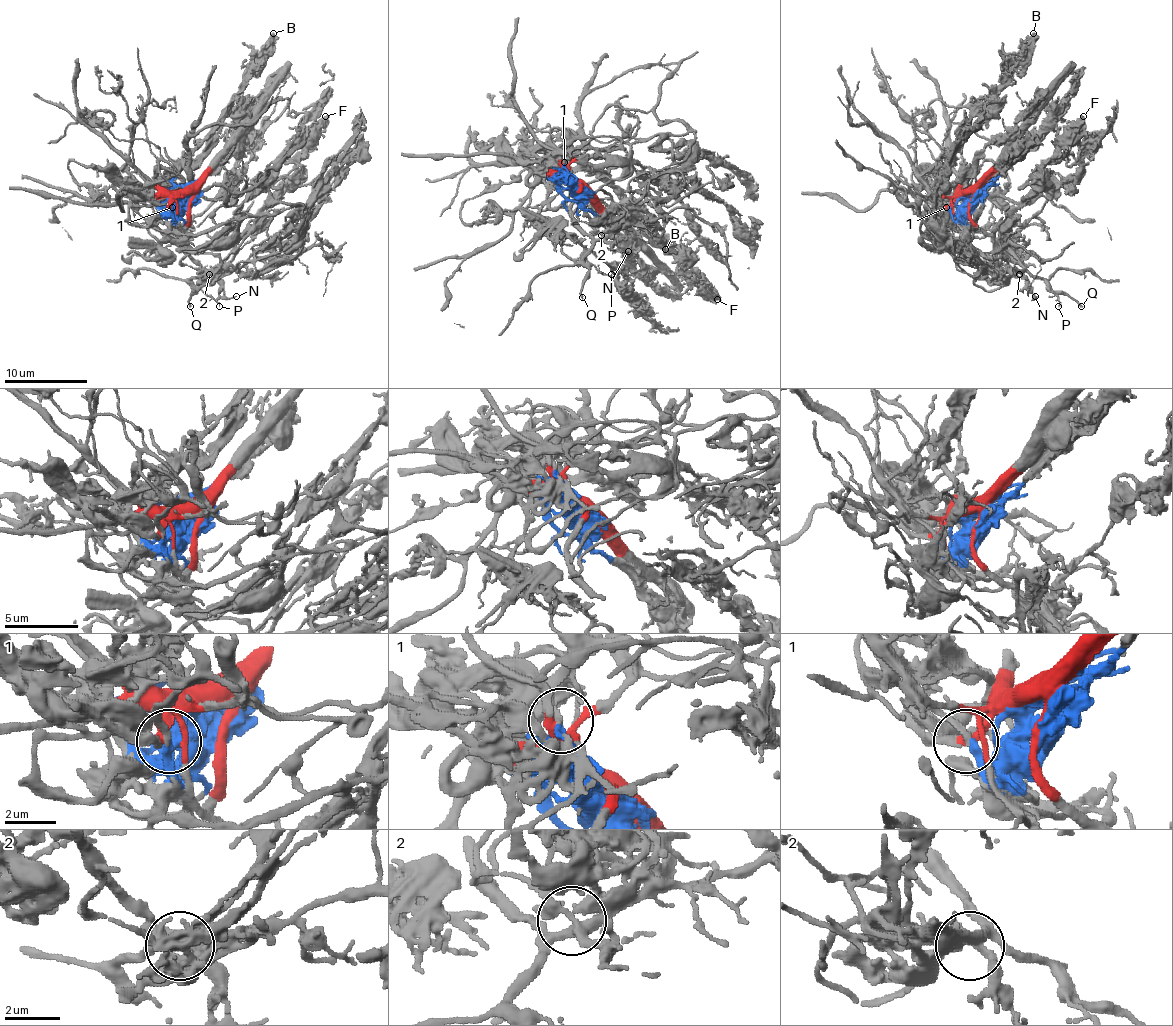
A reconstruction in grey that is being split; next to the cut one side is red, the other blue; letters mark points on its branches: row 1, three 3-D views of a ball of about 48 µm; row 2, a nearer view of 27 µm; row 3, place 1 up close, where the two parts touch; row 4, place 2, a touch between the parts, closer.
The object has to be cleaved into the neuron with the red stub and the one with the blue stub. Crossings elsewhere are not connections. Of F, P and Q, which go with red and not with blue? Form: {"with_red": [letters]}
{"with_red": ["P", "Q"]}

